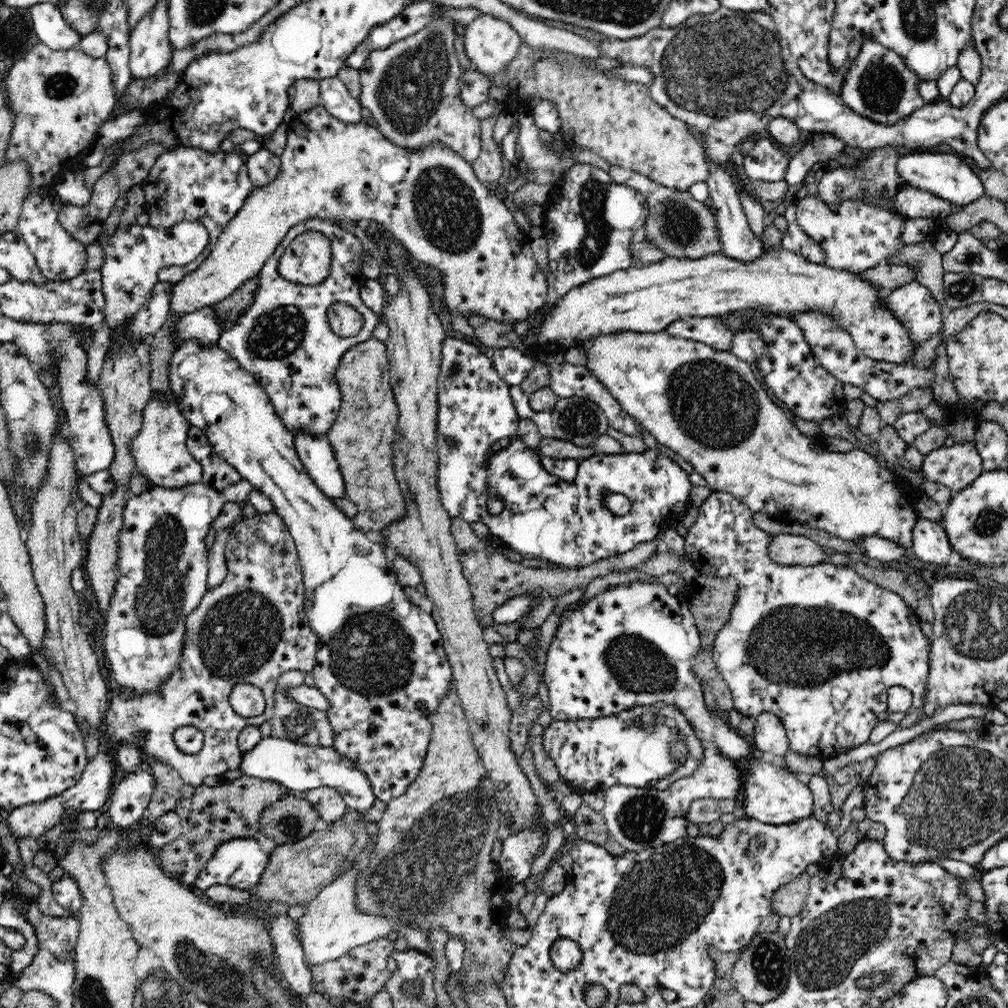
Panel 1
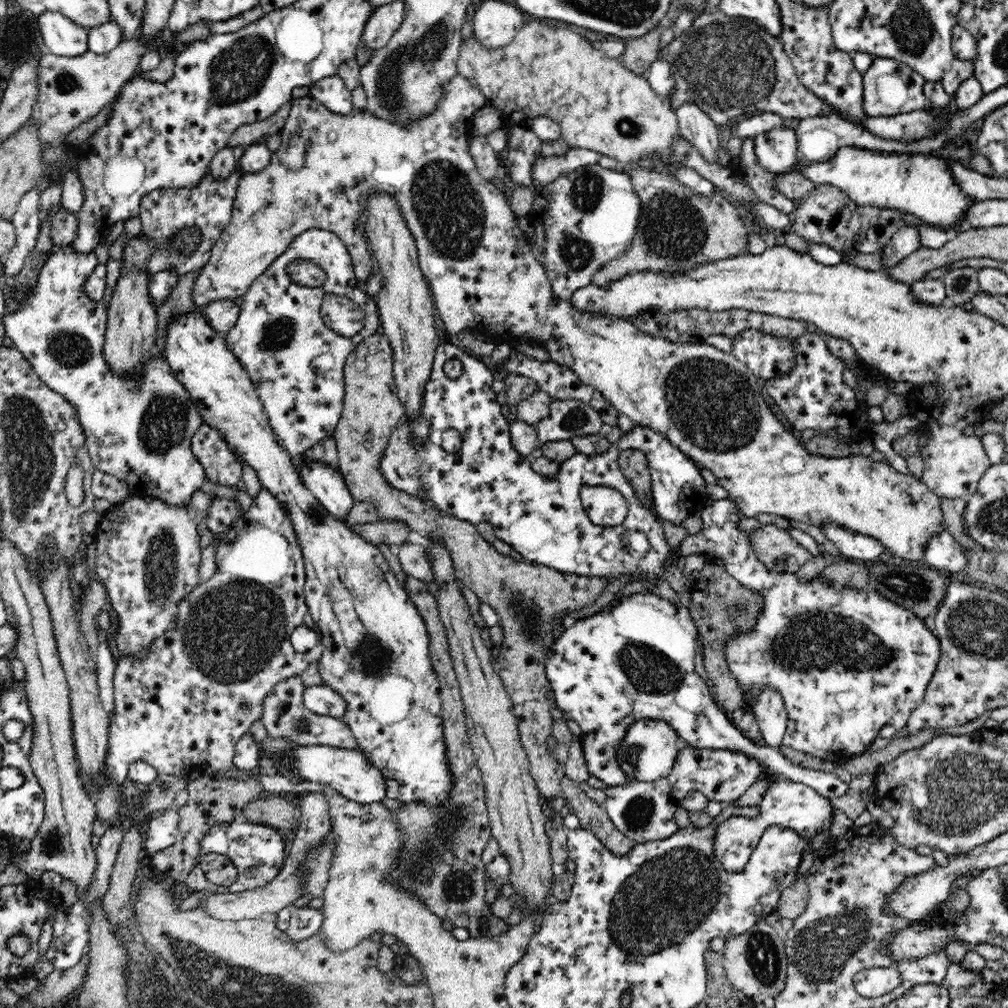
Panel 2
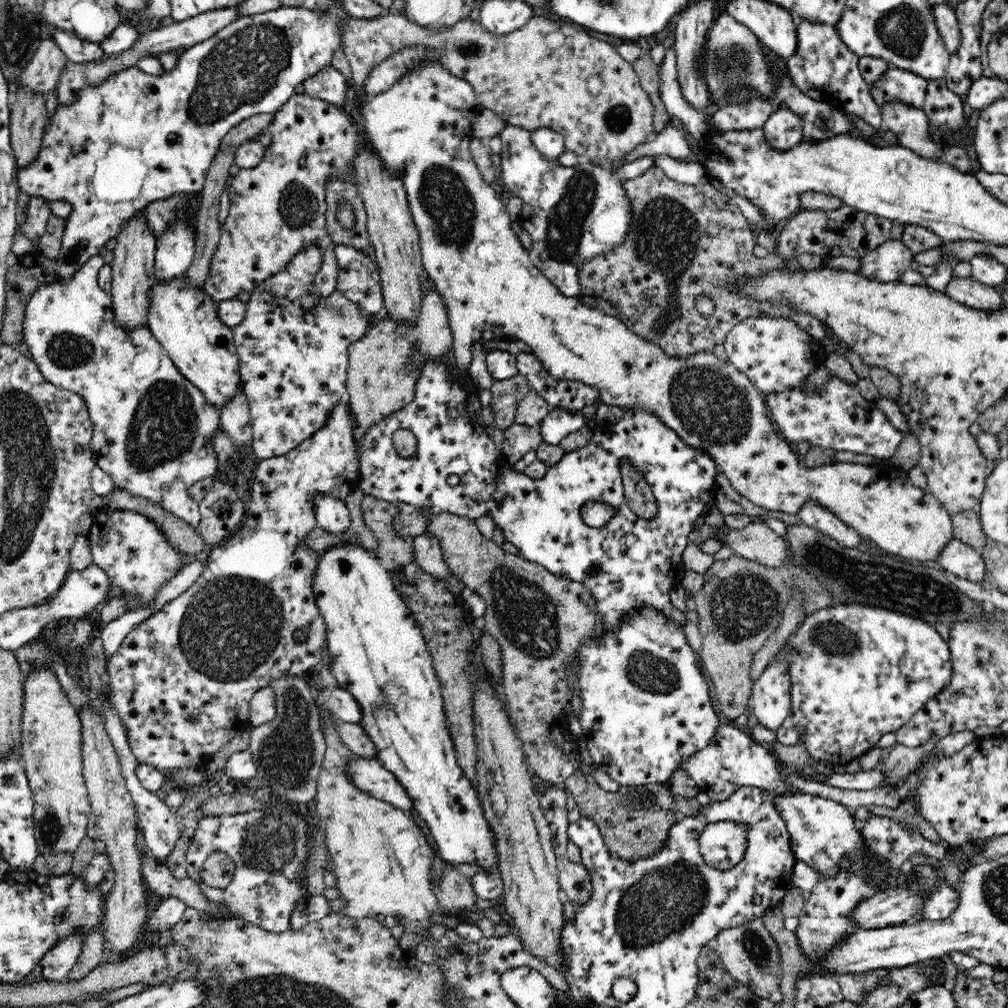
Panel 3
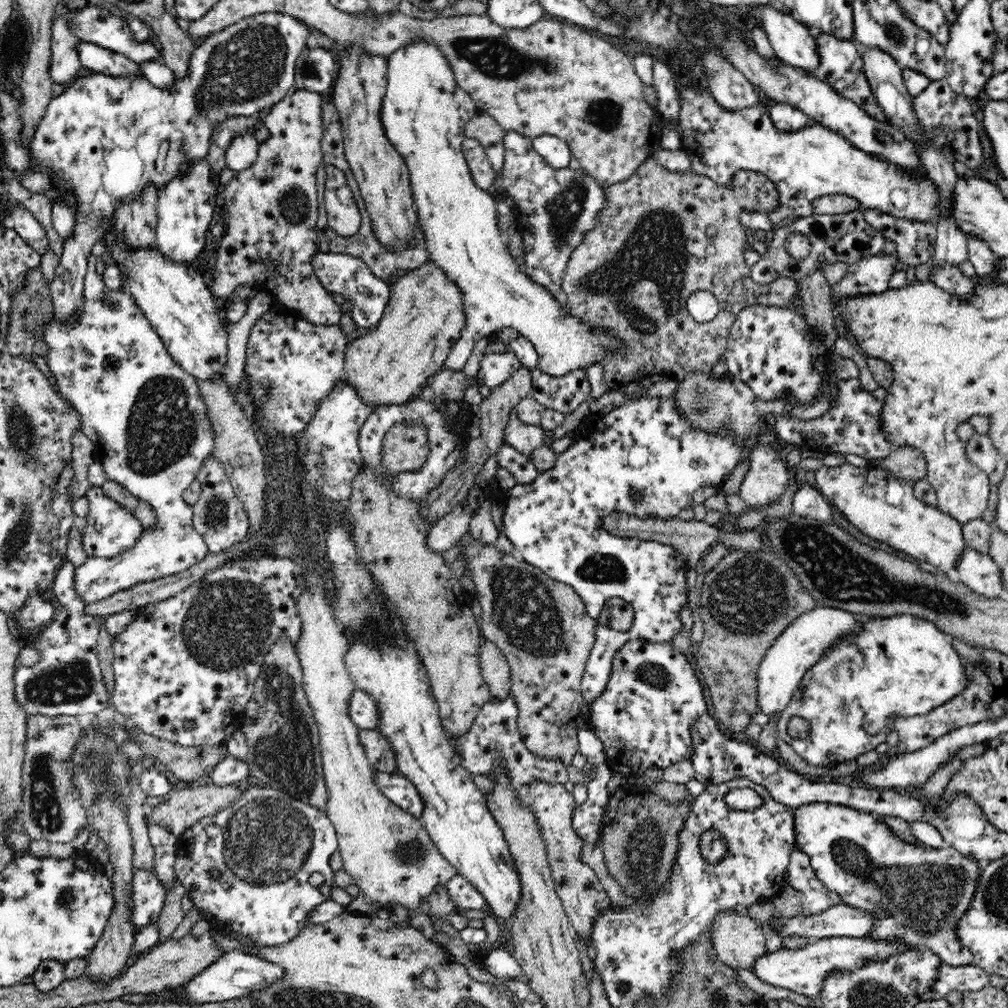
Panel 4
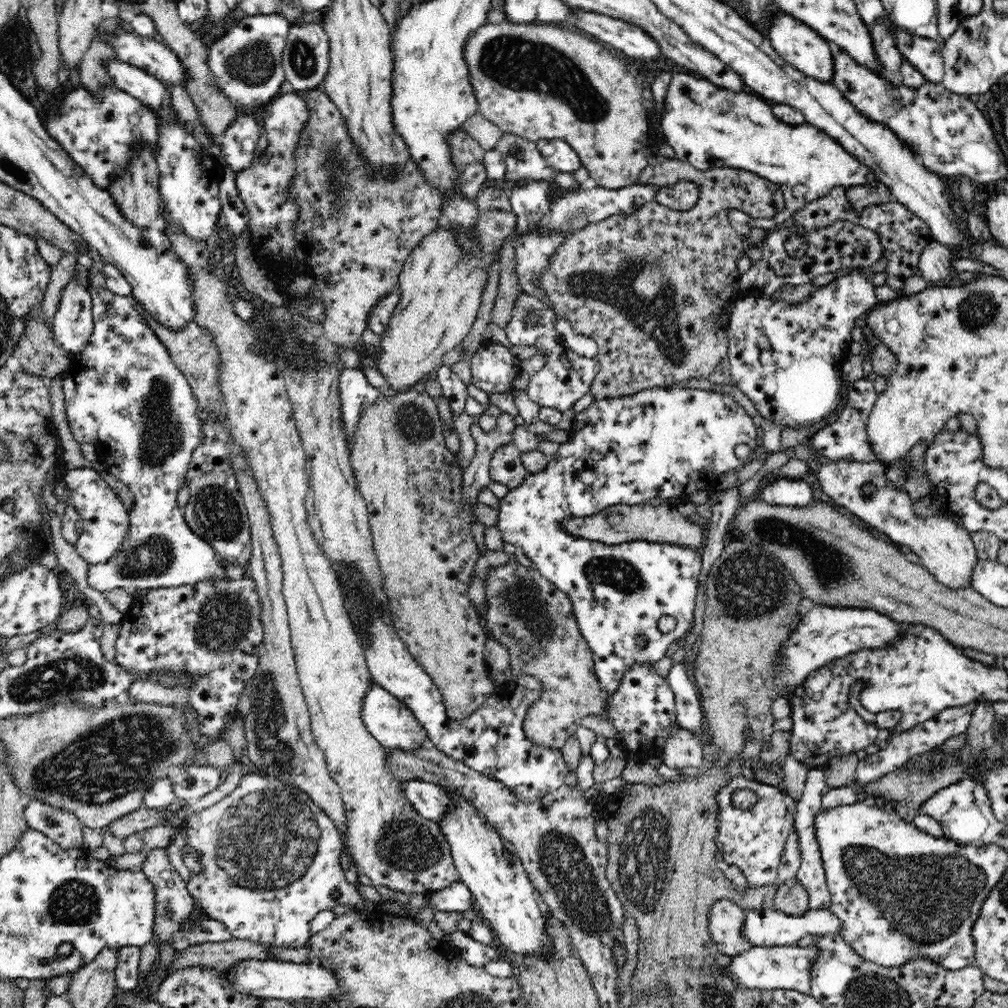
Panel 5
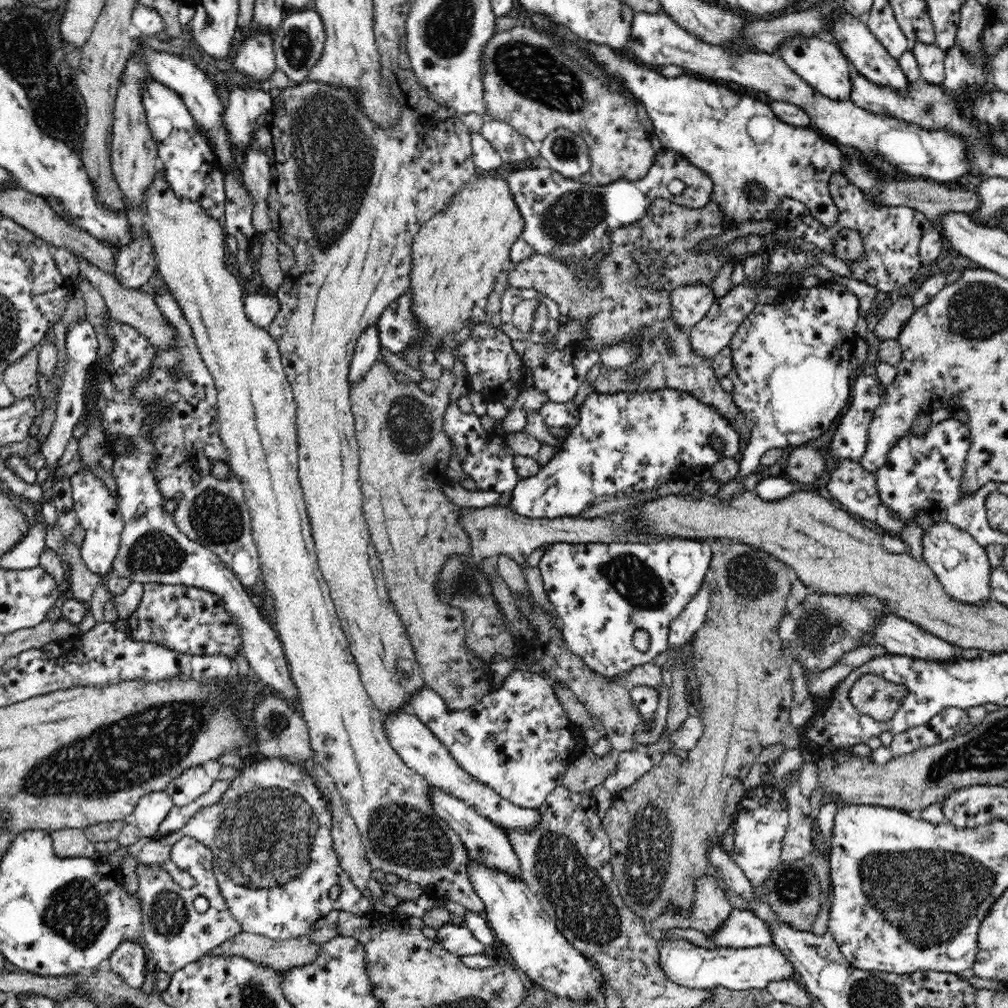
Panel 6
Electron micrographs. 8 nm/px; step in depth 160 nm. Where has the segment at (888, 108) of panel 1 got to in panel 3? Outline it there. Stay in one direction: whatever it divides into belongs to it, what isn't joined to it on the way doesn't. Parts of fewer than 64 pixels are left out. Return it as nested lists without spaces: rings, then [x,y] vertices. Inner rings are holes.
[[[889,65],[884,74],[870,86],[871,95],[879,106],[882,103],[903,102],[914,108],[922,108],[927,93],[928,80],[909,70]]]

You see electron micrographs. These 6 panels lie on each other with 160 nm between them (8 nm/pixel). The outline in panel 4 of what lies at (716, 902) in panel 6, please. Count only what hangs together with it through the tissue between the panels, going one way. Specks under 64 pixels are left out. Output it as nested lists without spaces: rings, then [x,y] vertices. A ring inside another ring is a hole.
[[[720,910],[711,926],[711,939],[718,958],[732,969],[750,969],[754,962],[766,954],[768,937],[764,928],[750,916],[740,916],[733,910]]]

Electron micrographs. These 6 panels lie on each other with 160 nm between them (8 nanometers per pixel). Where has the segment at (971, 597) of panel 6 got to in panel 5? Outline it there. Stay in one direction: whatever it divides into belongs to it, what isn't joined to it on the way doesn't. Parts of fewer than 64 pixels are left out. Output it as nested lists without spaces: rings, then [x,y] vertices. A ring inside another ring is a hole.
[[[830,461],[820,466],[817,480],[837,508],[844,506],[868,526],[886,534],[895,545],[908,546],[942,585],[950,589],[971,586],[972,569],[979,558],[969,532],[942,513],[925,519],[916,515],[908,492],[905,489],[901,492],[888,483],[884,464],[878,461]]]

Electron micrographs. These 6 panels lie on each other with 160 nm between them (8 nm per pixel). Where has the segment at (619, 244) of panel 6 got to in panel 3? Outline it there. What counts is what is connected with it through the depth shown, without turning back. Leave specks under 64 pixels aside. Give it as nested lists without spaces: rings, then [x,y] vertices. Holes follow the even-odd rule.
[[[654,164],[644,174],[626,180],[624,189],[632,205],[632,226],[620,247],[582,265],[578,272],[580,291],[575,297],[580,302],[598,307],[607,315],[620,319],[632,332],[656,343],[667,356],[673,358],[688,358],[700,352],[714,353],[714,348],[723,344],[733,326],[752,316],[783,316],[793,320],[815,342],[826,338],[821,321],[807,312],[792,308],[791,304],[762,302],[738,295],[736,282],[740,278],[760,278],[766,271],[789,266],[775,252],[762,259],[753,254],[757,245],[757,230],[748,223],[742,211],[709,182],[702,186],[682,184],[668,178],[662,168]],[[703,295],[713,300],[715,307],[712,316],[704,317],[696,309],[696,299]]]

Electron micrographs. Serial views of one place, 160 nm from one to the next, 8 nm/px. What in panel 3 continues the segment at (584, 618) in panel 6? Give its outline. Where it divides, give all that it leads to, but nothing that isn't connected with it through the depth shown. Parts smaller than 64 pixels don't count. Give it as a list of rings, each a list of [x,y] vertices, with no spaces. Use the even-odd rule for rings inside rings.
[[[450,357],[442,360],[430,360],[428,364],[423,366],[416,383],[416,392],[412,402],[407,404],[390,416],[378,420],[376,426],[368,428],[364,438],[360,440],[359,447],[359,461],[360,461],[360,476],[357,480],[359,487],[364,491],[365,495],[371,495],[375,498],[388,501],[389,503],[399,504],[406,503],[409,505],[414,505],[419,508],[430,508],[429,512],[432,514],[440,514],[448,512],[453,515],[458,515],[460,517],[468,517],[470,520],[476,520],[480,516],[487,514],[494,519],[495,524],[502,530],[505,540],[514,544],[518,548],[518,555],[530,562],[537,562],[544,566],[545,569],[556,574],[556,576],[566,578],[574,582],[582,582],[586,585],[586,589],[590,591],[590,595],[596,601],[596,609],[598,609],[598,616],[602,616],[603,629],[602,633],[607,633],[608,631],[613,631],[622,621],[623,616],[627,614],[635,613],[636,609],[641,609],[642,607],[652,607],[662,612],[670,612],[673,607],[670,601],[670,590],[671,588],[680,583],[684,572],[684,566],[682,565],[681,556],[683,555],[684,549],[689,543],[688,535],[692,530],[693,521],[704,514],[710,507],[712,502],[715,500],[720,489],[716,486],[714,482],[714,477],[716,473],[720,470],[713,458],[710,458],[709,454],[698,450],[697,448],[692,448],[688,446],[671,428],[668,428],[664,422],[662,422],[657,416],[647,410],[641,410],[641,408],[628,408],[623,410],[623,417],[614,425],[599,424],[594,422],[592,424],[592,440],[590,444],[586,444],[584,448],[579,448],[578,450],[572,450],[572,452],[565,453],[565,455],[552,466],[549,467],[548,472],[542,478],[530,478],[524,471],[518,472],[518,470],[512,469],[512,466],[506,462],[506,459],[502,455],[498,456],[498,446],[490,439],[490,436],[486,433],[486,426],[482,424],[482,418],[480,411],[482,410],[482,404],[478,399],[479,389],[472,382],[471,377],[468,373],[468,368],[456,367],[454,360]],[[398,429],[408,429],[411,430],[415,437],[417,438],[417,449],[416,454],[412,455],[410,458],[402,458],[398,455],[398,451],[394,449],[393,445],[393,434]],[[621,458],[630,459],[632,467],[636,471],[640,471],[645,478],[651,481],[652,490],[654,497],[656,498],[656,503],[658,503],[658,514],[656,518],[652,520],[646,520],[645,518],[640,518],[628,505],[628,501],[624,497],[625,491],[623,490],[623,480],[621,479],[620,463]],[[588,501],[600,501],[614,507],[614,516],[608,520],[606,526],[600,526],[600,528],[594,528],[584,524],[581,517],[581,506]],[[626,536],[636,536],[636,540],[646,548],[646,558],[644,560],[636,560],[630,556],[630,550],[628,554],[626,553]]]

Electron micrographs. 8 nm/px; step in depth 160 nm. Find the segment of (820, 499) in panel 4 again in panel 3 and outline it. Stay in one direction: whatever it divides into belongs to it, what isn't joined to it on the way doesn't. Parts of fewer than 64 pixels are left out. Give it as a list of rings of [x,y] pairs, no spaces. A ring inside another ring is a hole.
[[[812,501],[807,503],[800,508],[797,515],[802,523],[817,528],[846,548],[858,548],[862,544],[860,533],[844,524],[831,510],[818,503],[812,503]]]

